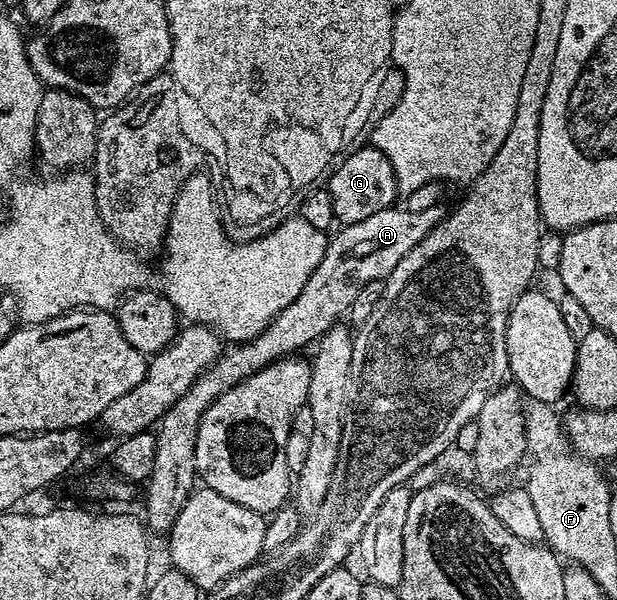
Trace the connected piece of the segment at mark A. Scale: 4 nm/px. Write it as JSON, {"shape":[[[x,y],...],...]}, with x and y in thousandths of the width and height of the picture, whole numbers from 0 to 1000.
{"shape":[[[650,342],[624,345],[616,355],[603,355],[596,368],[564,375],[549,383],[549,392],[533,400],[528,420],[512,442],[499,475],[486,482],[486,495],[462,512],[429,548],[400,572],[368,577],[348,605],[323,625],[321,633],[305,647],[269,685],[253,723],[253,768],[246,775],[237,817],[237,865],[233,872],[245,887],[274,887],[285,868],[298,835],[318,812],[318,728],[334,683],[371,647],[381,645],[405,625],[428,617],[438,605],[475,593],[488,578],[514,573],[527,552],[543,543],[548,532],[566,520],[571,502],[590,475],[622,468],[648,442],[648,435],[695,385],[720,363],[720,352],[710,345],[684,345],[679,352],[656,352]]]}

